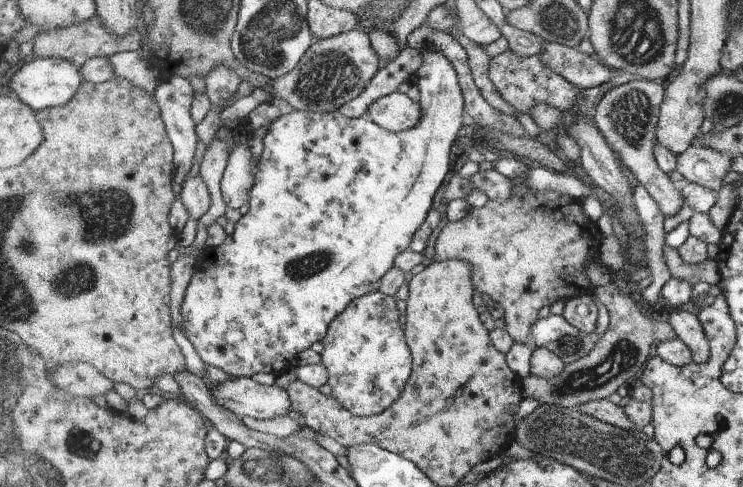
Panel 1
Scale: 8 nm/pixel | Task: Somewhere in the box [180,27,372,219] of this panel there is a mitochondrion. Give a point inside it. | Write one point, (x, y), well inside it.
(322, 82)

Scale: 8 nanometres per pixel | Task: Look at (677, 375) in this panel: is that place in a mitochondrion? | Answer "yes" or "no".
no

